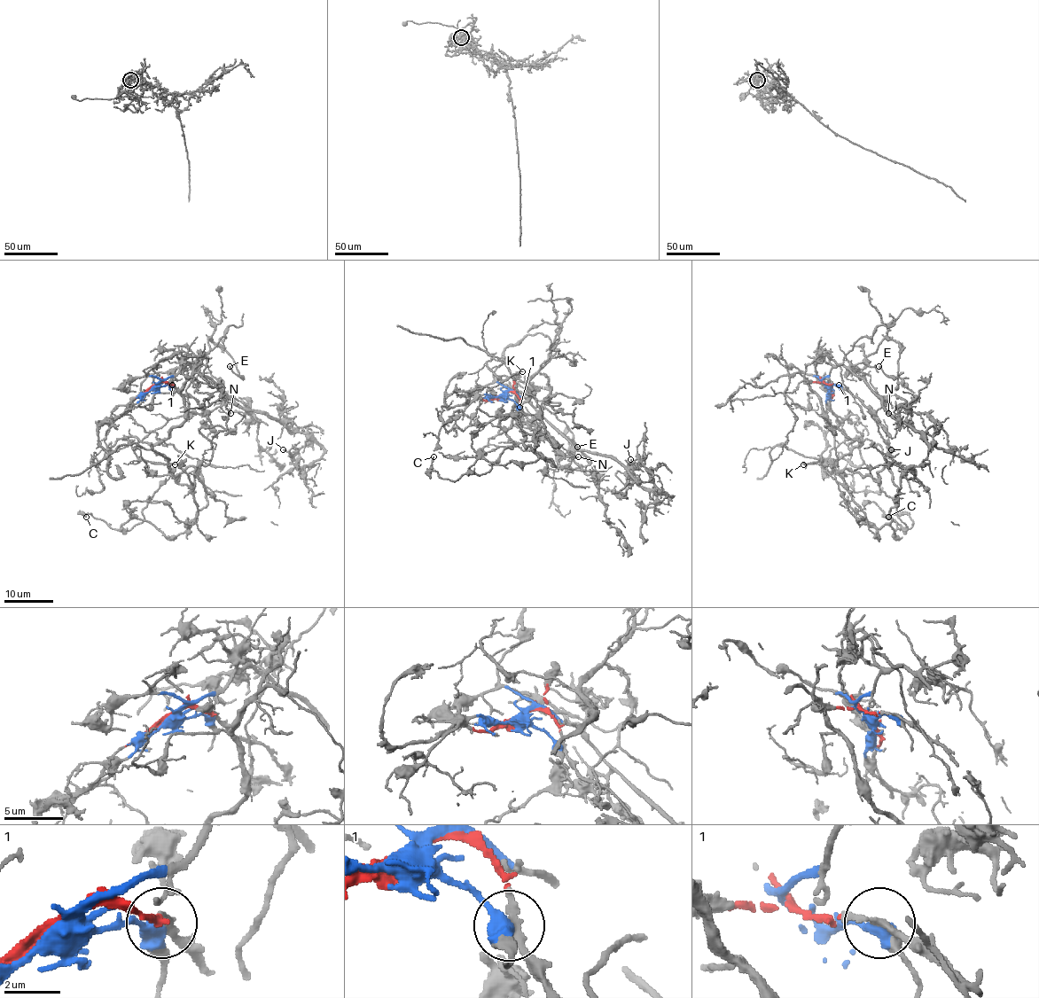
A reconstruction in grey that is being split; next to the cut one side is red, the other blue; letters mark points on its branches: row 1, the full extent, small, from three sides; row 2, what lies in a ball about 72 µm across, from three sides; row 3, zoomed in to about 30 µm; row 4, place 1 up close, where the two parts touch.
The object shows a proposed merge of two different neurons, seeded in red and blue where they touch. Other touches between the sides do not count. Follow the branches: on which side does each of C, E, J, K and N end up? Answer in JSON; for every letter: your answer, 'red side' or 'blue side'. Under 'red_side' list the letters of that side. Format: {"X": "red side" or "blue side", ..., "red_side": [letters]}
{"C": "red side", "E": "blue side", "J": "blue side", "K": "red side", "N": "blue side", "red_side": ["C", "K"]}

